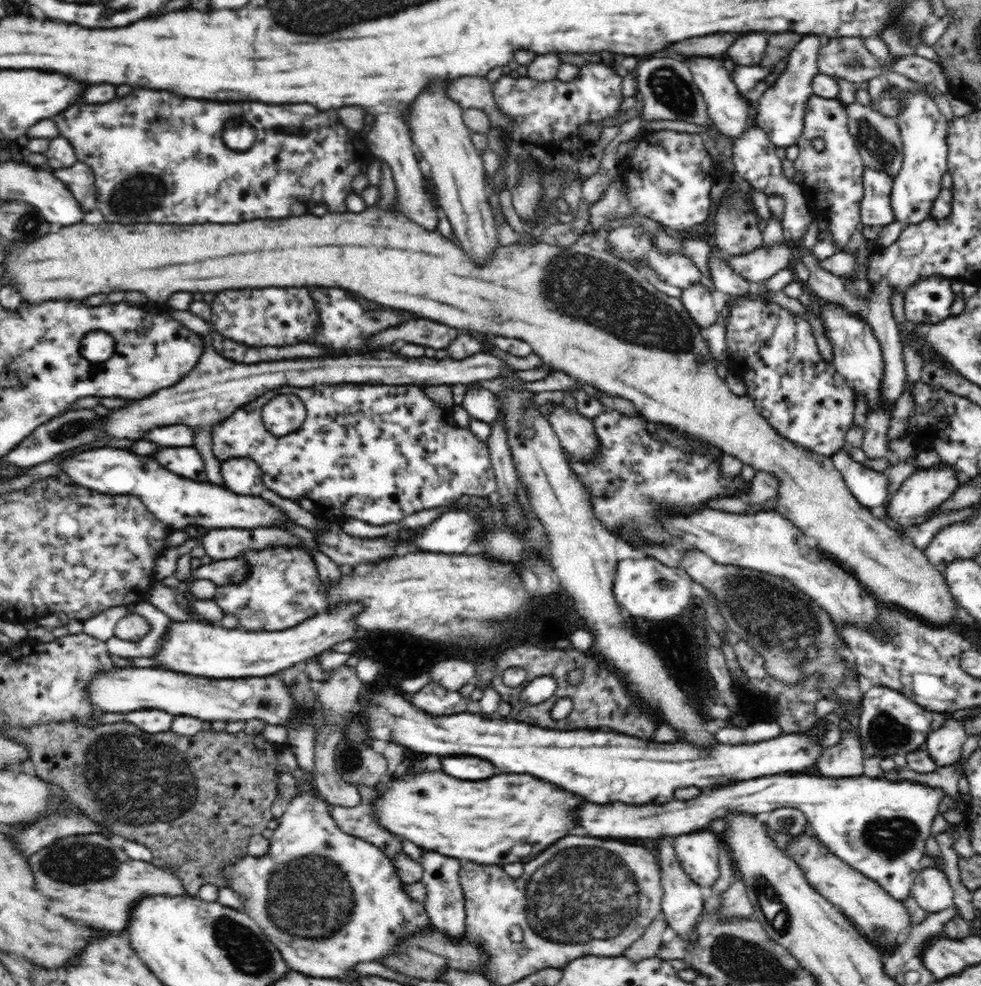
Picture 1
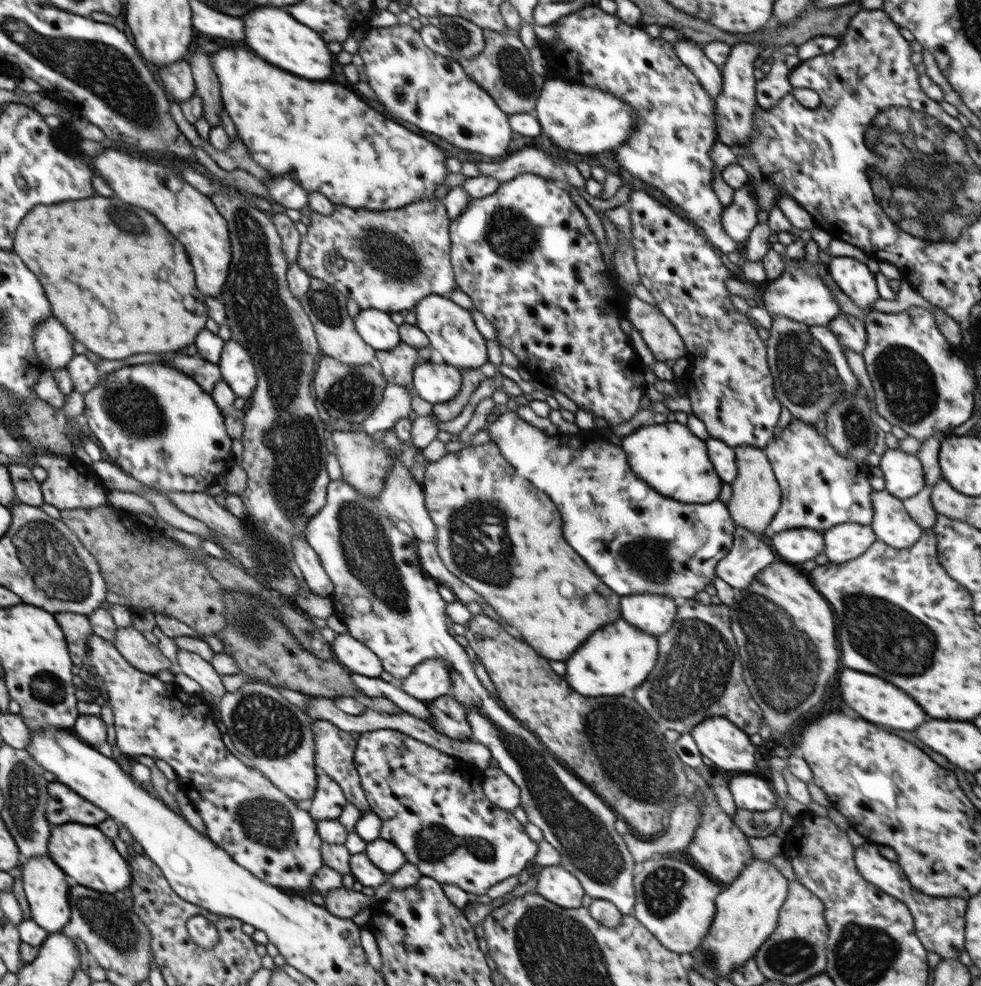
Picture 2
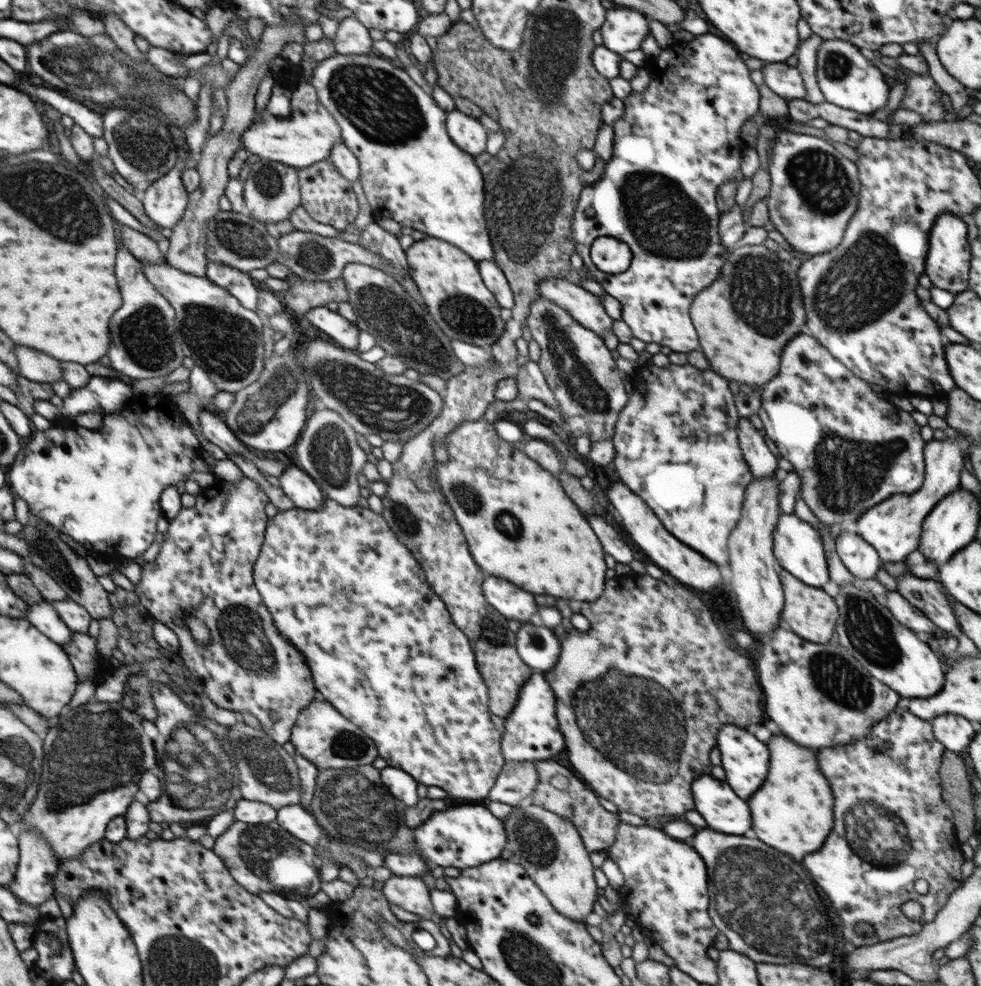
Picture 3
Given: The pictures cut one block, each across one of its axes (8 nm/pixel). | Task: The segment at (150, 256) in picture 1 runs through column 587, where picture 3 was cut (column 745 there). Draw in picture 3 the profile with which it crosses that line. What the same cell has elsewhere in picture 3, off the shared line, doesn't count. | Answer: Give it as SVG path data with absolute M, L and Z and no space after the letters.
M771 244L746 245L733 249L722 268L722 274L710 287L701 290L692 301L689 313L696 329L700 350L715 373L727 380L736 380L749 386L764 385L780 370L780 359L788 340L792 340L806 324L806 310L802 304L797 268L786 260L781 260Z

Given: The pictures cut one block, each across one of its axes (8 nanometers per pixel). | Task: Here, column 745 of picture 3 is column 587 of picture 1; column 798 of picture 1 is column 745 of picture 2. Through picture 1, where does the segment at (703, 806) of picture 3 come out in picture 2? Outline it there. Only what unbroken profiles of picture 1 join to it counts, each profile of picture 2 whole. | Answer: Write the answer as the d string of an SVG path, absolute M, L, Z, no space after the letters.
M736 776L728 783L737 808L750 812L766 812L775 809L776 797L772 783L764 777Z

